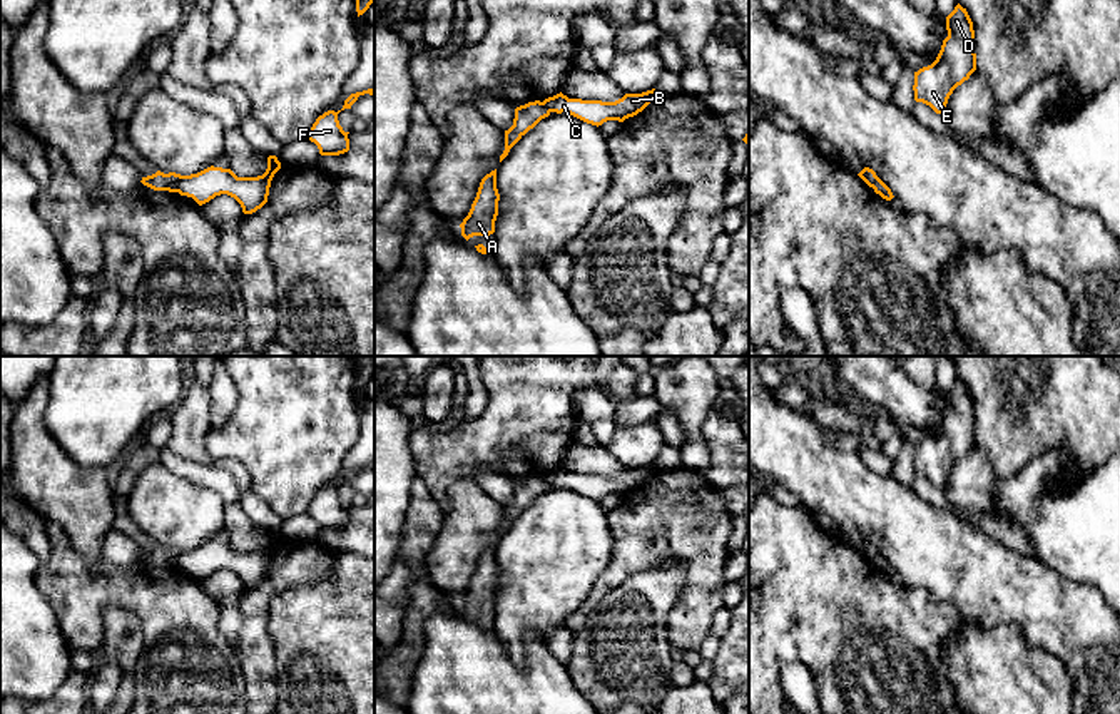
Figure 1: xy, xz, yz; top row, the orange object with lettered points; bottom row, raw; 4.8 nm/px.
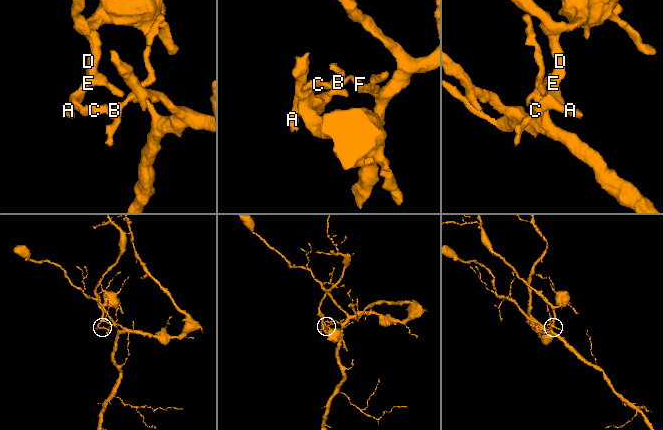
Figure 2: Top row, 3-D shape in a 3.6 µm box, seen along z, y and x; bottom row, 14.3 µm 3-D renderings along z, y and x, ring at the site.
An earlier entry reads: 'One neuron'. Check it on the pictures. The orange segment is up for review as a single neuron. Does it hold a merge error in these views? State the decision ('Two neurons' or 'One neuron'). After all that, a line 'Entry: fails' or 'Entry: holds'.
Two neurons
Entry: fails

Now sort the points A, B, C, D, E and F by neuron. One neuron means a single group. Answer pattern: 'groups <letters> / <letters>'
groups A D E / B C F

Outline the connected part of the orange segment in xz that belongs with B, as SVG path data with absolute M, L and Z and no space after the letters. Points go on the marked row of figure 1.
M655 89L642 94L625 94L615 102L568 99L562 92L543 100L550 112L570 114L587 124L602 125L607 120L624 122L642 112L657 97Z

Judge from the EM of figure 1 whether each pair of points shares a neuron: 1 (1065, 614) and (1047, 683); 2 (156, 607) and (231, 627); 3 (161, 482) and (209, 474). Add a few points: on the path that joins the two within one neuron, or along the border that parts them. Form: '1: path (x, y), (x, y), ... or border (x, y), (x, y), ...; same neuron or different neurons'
1: border (1020, 632), (1030, 646), (1053, 654), (1074, 681); different neurons
2: border (218, 602), (219, 631), (233, 649); different neurons
3: border (161, 462), (174, 474), (211, 489), (219, 497); different neurons

